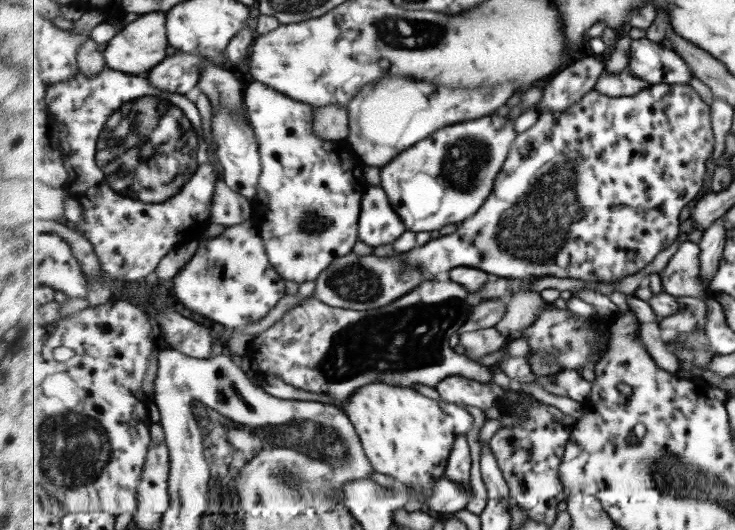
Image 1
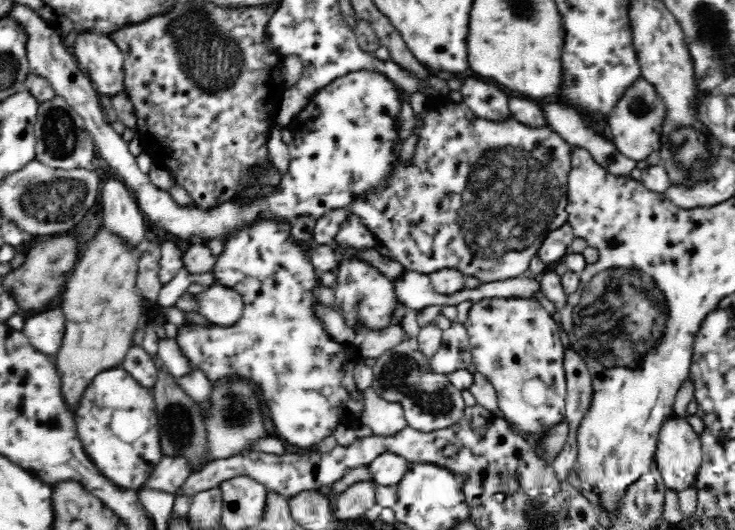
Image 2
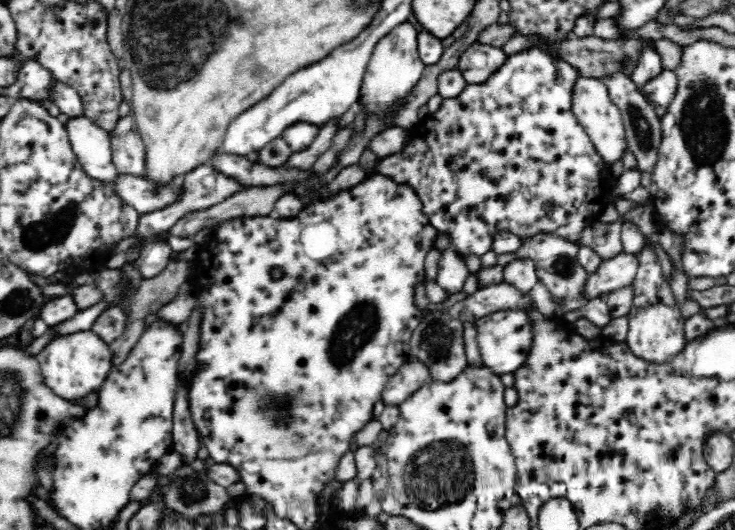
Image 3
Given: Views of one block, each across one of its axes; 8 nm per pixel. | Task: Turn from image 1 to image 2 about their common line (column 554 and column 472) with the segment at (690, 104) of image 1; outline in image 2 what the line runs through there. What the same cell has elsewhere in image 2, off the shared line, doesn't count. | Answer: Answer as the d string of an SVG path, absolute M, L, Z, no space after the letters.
M447 100L446 104L440 102L432 108L428 108L424 118L417 117L414 134L418 135L420 142L418 142L418 150L414 154L412 164L408 168L398 166L398 170L394 170L386 190L376 192L376 194L370 192L366 196L358 196L358 199L354 200L354 203L349 207L350 210L363 219L363 224L376 235L379 244L388 248L388 254L403 264L410 272L429 275L442 269L456 269L462 272L466 278L474 276L482 283L522 276L529 269L529 262L537 255L545 238L553 230L567 224L569 214L565 211L565 207L567 206L567 176L570 172L571 145L551 128L530 128L528 125L520 124L520 121L516 119L506 120L506 122L486 120L476 116L463 101L451 100Z

